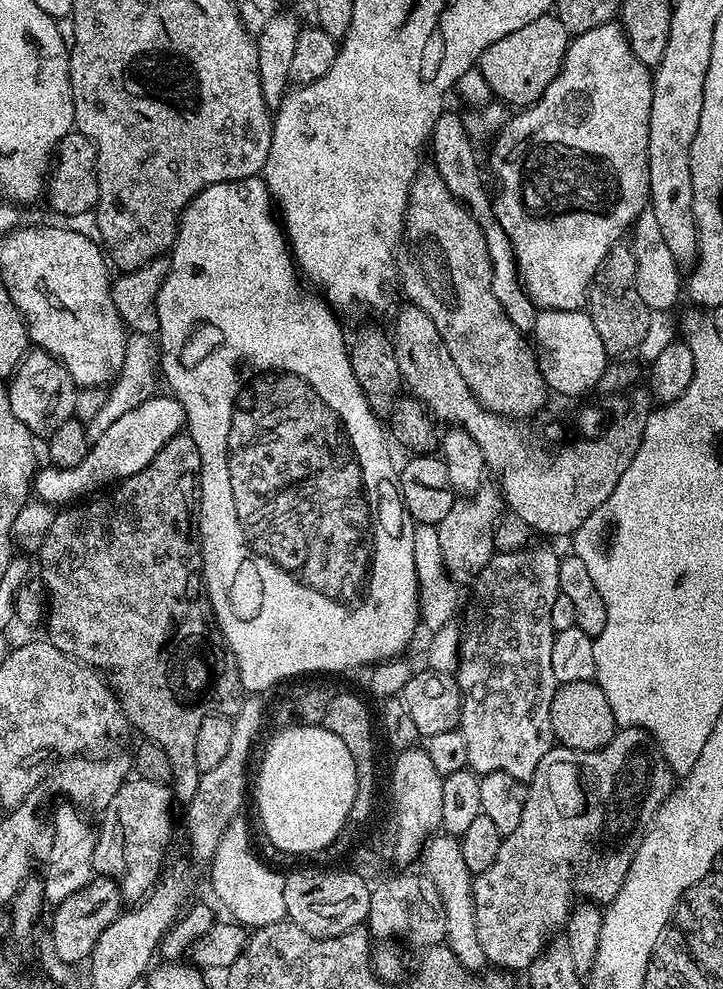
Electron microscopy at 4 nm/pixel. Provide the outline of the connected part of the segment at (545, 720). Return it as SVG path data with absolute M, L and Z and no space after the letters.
M529 546L519 552L497 551L488 565L480 572L471 585L472 597L467 597L463 605L464 624L460 628L460 664L454 673L456 685L460 688L460 722L458 730L466 738L466 754L468 755L468 768L477 774L485 772L505 772L516 780L529 781L534 770L538 770L538 762L546 758L546 754L554 746L552 735L552 723L550 722L550 706L554 702L554 694L558 687L554 678L554 666L550 666L550 650L552 649L552 637L554 635L550 626L550 606L554 606L554 598L560 595L560 583L558 582L558 570L561 557L555 556L548 548L535 548Z

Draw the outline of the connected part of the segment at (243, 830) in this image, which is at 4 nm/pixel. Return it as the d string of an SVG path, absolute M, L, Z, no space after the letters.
M237 818L226 826L226 834L222 834L222 842L218 842L218 850L212 855L212 892L220 899L220 904L229 912L235 923L255 930L262 926L270 926L286 917L286 894L284 893L284 876L274 869L267 868L252 853L252 844L248 841L248 824L244 818Z

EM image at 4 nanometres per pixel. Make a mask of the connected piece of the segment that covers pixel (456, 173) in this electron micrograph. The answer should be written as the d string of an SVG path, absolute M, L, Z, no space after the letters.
M452 110L445 111L438 118L438 122L432 131L430 141L431 163L438 170L442 182L446 182L446 190L459 200L465 208L471 212L472 217L480 223L484 230L484 240L488 244L488 257L492 263L492 289L498 302L506 310L513 326L522 334L528 334L536 327L536 313L538 311L528 292L524 289L521 277L516 267L516 251L508 240L508 235L502 230L502 226L492 210L490 192L484 189L484 180L480 177L480 164L476 161L476 152L472 149L470 129L464 124L464 116L455 116Z

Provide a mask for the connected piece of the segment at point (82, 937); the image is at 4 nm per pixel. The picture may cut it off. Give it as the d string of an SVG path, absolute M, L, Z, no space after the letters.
M96 874L93 875L91 882L82 886L82 890L74 890L74 894L70 894L70 898L55 905L51 911L50 931L54 940L55 953L64 964L73 966L79 960L87 961L91 957L94 942L98 942L102 930L106 930L106 926L110 922L114 922L120 917L122 911L120 888L109 876Z

